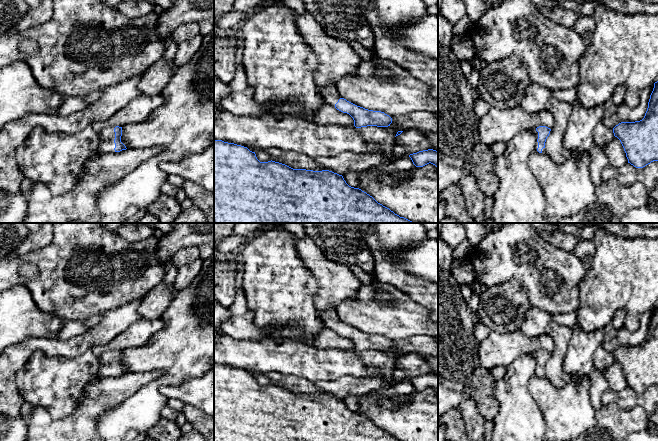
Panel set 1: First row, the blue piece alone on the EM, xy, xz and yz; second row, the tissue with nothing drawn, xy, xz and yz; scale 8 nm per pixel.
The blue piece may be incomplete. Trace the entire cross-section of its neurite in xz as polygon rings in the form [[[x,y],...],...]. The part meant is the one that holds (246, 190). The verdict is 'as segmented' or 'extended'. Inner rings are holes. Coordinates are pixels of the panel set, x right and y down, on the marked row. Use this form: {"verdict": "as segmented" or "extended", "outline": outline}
{"verdict": "as segmented", "outline": [[[214,140],[214,223],[425,223],[425,222],[412,222],[404,217],[400,217],[399,215],[391,211],[389,208],[378,203],[372,196],[370,196],[366,192],[362,191],[359,188],[354,188],[349,186],[344,180],[342,175],[339,175],[332,171],[329,170],[313,171],[306,169],[293,169],[285,164],[275,162],[272,160],[268,162],[260,162],[257,159],[255,152],[250,151],[247,147],[237,145],[234,143],[224,142],[222,140]]]}

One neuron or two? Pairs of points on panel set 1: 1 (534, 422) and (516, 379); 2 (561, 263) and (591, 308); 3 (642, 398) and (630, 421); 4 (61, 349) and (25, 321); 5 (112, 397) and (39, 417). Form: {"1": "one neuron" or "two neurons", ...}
{"1": "one neuron", "2": "two neurons", "3": "two neurons", "4": "two neurons", "5": "one neuron"}

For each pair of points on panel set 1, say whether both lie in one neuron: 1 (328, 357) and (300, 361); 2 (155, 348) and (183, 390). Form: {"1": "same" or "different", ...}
{"1": "same", "2": "different"}

